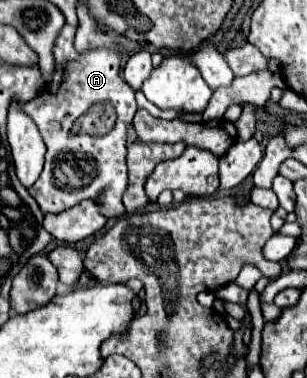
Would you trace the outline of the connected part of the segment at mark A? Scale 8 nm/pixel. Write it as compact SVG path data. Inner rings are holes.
M65 23L61 29L57 41L55 41L55 75L53 81L47 83L45 91L39 93L39 97L27 101L23 105L23 111L29 113L29 117L39 127L39 133L45 141L47 155L45 155L45 169L39 175L39 179L33 183L29 193L39 203L43 213L61 213L73 205L77 205L83 199L93 199L101 189L107 189L101 211L109 219L117 219L125 215L123 207L123 193L127 191L127 133L133 121L133 115L137 111L135 93L131 93L131 87L123 81L119 69L121 69L121 55L111 49L93 49L83 55L79 55L73 47L77 27L71 27ZM93 105L113 105L117 113L117 121L109 135L105 137L89 137L79 135L71 137L71 125L77 117L85 115Z

